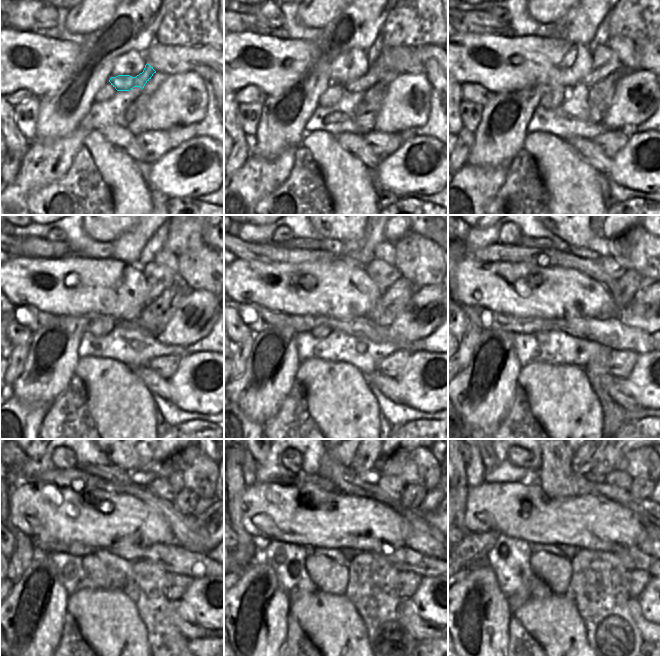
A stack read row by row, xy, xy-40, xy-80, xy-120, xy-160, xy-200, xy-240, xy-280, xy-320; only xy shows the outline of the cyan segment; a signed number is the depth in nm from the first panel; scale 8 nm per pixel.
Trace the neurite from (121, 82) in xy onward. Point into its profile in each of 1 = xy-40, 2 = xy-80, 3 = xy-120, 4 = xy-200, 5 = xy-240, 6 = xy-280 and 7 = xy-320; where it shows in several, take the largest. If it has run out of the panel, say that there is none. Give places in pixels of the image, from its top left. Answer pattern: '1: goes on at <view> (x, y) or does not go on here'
1: goes on at xy-40 (378, 68)
2: goes on at xy-80 (605, 61)
3: goes on at xy-120 (159, 278)
4: goes on at xy-200 (608, 265)
5: goes on at xy-240 (160, 487)
6: goes on at xy-280 (393, 486)
7: goes on at xy-320 (620, 479)

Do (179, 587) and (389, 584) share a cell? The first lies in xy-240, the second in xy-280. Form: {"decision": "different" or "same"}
{"decision": "different"}

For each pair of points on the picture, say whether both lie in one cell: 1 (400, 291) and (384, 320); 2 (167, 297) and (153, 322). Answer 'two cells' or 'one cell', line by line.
1: one cell
2: one cell

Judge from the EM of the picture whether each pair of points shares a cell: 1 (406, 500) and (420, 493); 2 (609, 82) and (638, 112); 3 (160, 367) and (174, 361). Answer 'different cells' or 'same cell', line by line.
1: same cell
2: different cells
3: same cell

